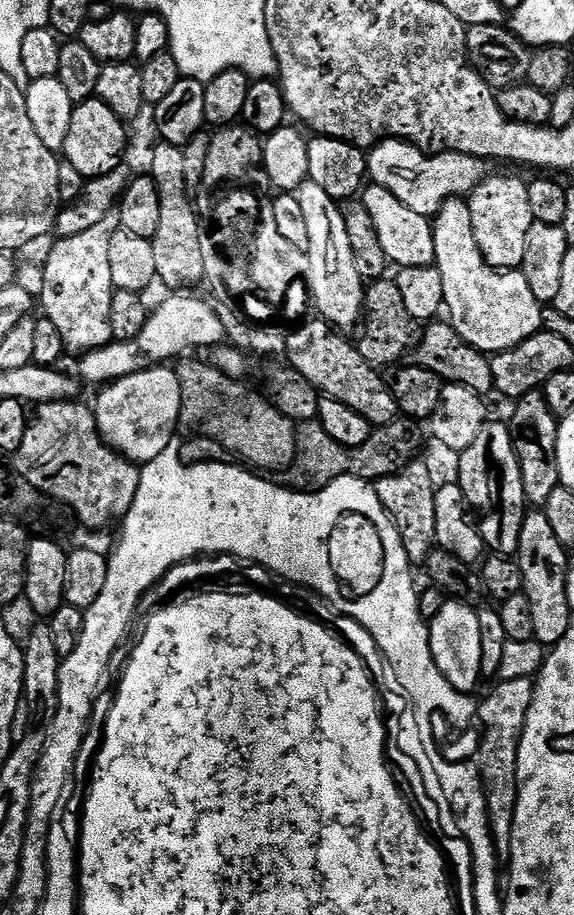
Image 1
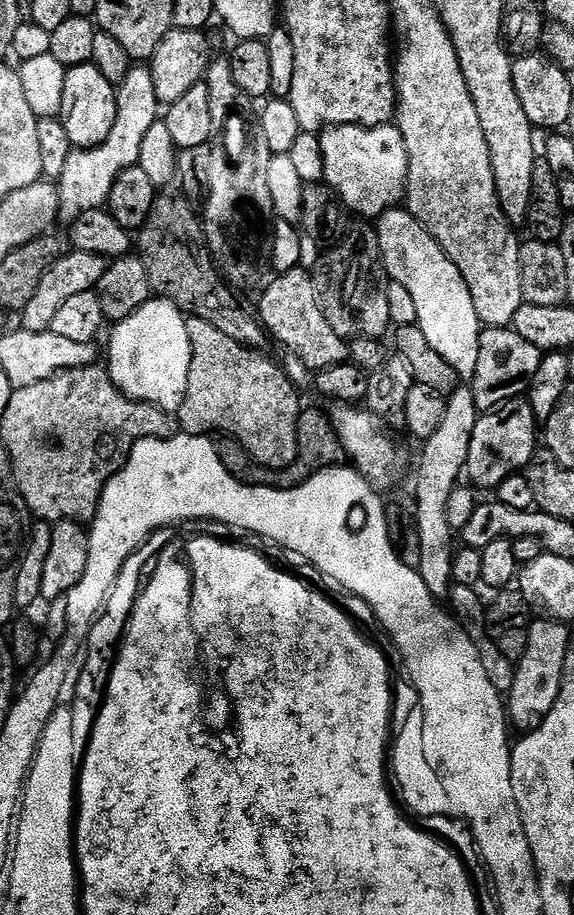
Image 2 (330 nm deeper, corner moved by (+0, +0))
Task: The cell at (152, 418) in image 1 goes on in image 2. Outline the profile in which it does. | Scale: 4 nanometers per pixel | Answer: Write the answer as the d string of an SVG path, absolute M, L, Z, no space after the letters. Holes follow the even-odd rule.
M153 298L113 328L106 367L114 386L131 400L153 404L163 412L179 413L186 398L192 357L192 335L185 313L168 300Z

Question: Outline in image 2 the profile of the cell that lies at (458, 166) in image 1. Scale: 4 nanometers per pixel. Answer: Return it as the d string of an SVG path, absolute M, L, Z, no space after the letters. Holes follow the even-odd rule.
M392 124L377 128L338 126L327 129L320 136L320 145L324 159L324 180L340 195L345 208L360 215L357 217L378 218L405 199L408 155L399 128Z

